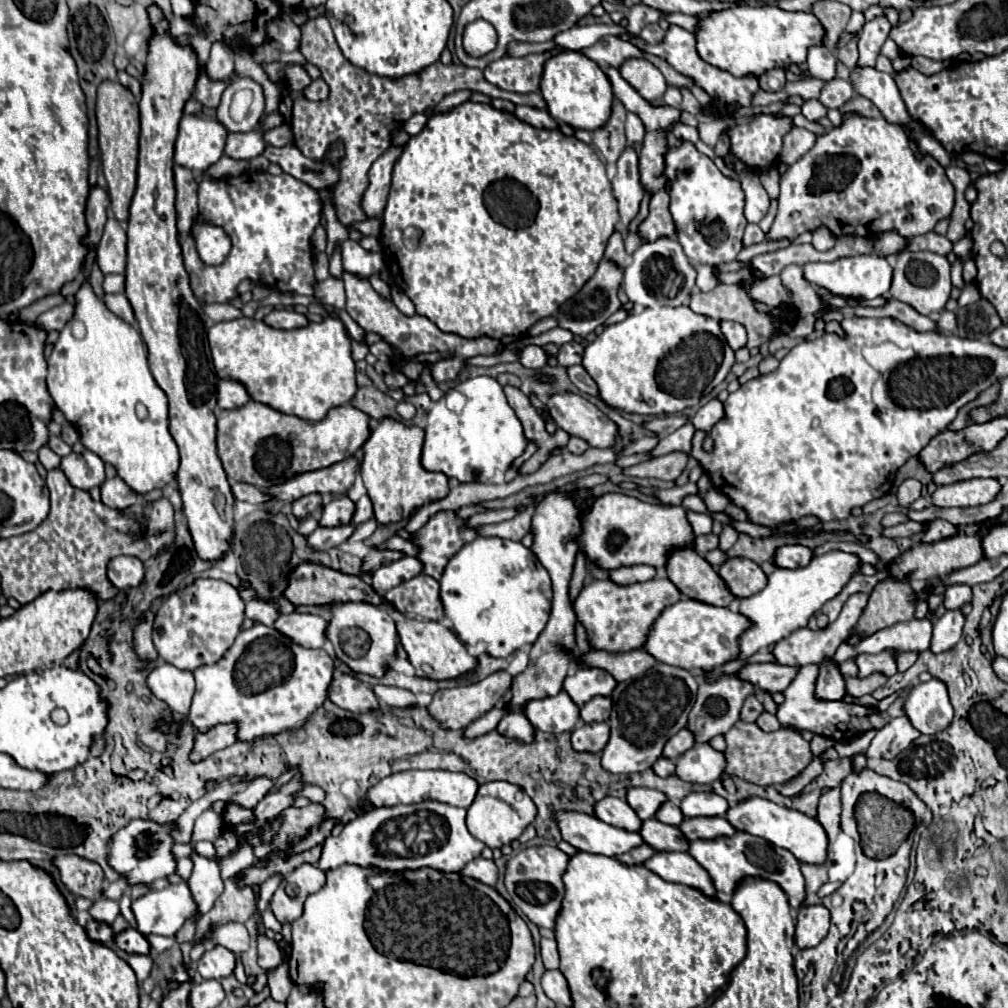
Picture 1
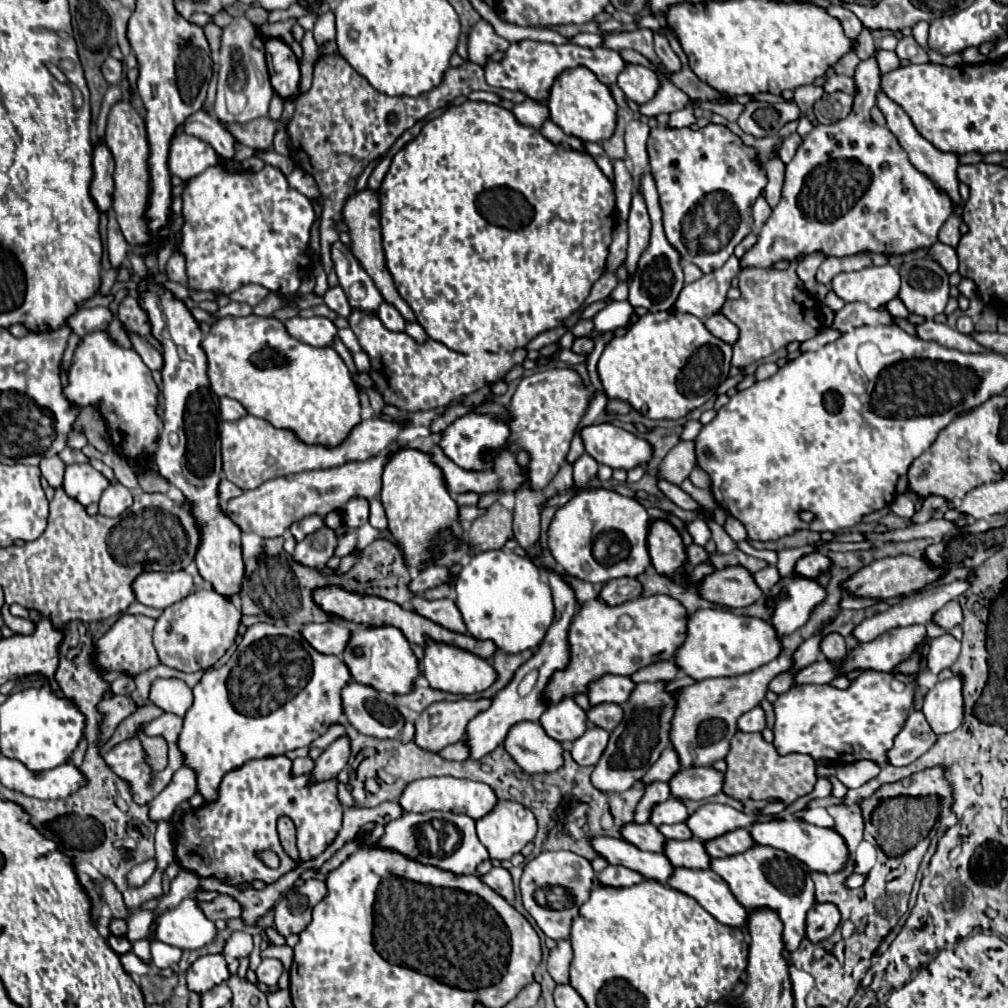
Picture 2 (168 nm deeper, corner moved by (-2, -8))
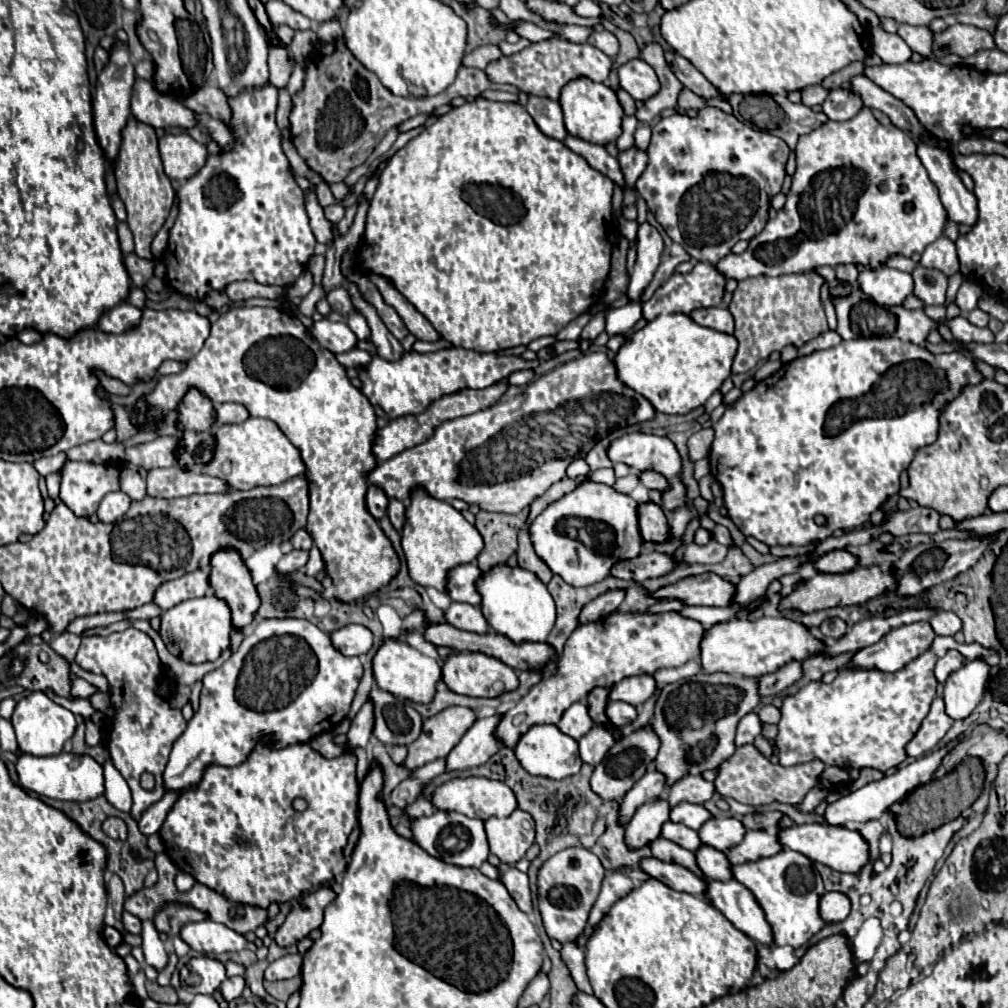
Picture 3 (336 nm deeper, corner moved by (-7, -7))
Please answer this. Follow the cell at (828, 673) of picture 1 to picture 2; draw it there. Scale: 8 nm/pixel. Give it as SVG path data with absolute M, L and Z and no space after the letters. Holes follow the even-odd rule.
M831 633L827 637L823 637L821 641L821 651L827 659L831 659L831 663L839 663L839 659L847 657L847 645L845 639L837 633Z

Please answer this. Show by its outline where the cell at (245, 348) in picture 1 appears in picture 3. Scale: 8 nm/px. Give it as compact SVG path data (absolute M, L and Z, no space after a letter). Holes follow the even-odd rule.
M260 306L238 308L220 314L220 318L212 324L204 348L186 364L186 368L176 376L162 376L158 386L148 392L148 402L152 406L146 414L148 420L160 420L172 414L190 388L200 390L212 400L214 406L224 402L238 402L250 412L250 416L260 416L276 422L288 440L298 448L302 462L306 464L306 478L310 486L310 514L306 530L322 552L324 568L332 578L336 588L334 598L338 602L366 602L374 592L378 592L398 574L400 558L390 538L380 528L378 520L368 514L364 502L364 494L368 490L368 470L376 466L376 456L372 454L372 442L378 428L374 408L368 398L350 384L336 356L310 336L300 318L278 308Z

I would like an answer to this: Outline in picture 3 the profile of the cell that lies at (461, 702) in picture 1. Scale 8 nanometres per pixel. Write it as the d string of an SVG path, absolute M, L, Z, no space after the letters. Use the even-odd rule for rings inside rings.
M450 706L424 720L424 730L420 738L408 746L408 756L402 766L418 770L436 758L446 758L474 722L474 710L462 706Z

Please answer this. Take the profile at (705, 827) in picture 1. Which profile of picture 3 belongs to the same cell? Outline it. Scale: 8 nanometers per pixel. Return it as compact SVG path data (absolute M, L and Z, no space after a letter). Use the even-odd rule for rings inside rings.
M750 830L746 832L744 840L730 850L728 860L732 862L732 866L736 866L744 862L756 862L760 858L778 854L780 850L782 846L776 834L768 834L766 830Z

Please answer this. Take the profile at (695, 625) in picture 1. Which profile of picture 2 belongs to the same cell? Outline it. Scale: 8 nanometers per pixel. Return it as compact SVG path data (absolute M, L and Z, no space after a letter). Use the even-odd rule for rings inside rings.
M699 609L687 619L687 637L675 653L675 665L689 677L701 681L709 677L727 677L753 671L781 653L775 629L755 617L735 615L725 609Z

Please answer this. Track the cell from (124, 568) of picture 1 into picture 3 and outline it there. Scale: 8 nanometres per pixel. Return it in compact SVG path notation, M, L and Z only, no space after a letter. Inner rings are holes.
M194 570L194 572L188 572L180 578L176 578L176 580L162 584L154 594L154 602L162 610L168 610L168 608L180 604L182 600L204 596L208 592L208 588L210 588L208 574L204 570Z

